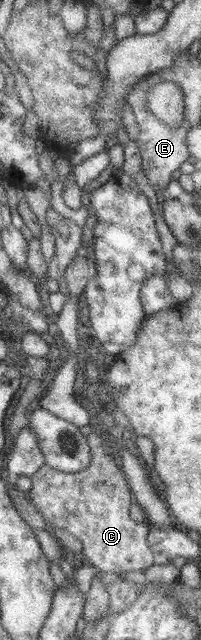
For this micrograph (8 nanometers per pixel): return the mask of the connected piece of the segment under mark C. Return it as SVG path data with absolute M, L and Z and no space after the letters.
M99 431L91 432L89 445L95 450L95 460L88 468L80 472L60 472L45 464L44 467L31 478L32 488L29 497L32 503L41 511L41 514L49 522L50 528L61 528L67 530L82 541L86 562L95 565L101 572L115 572L123 576L132 570L141 570L155 563L152 548L148 543L148 523L138 523L131 517L131 506L133 506L133 491L128 478L113 455L105 451L105 443Z

